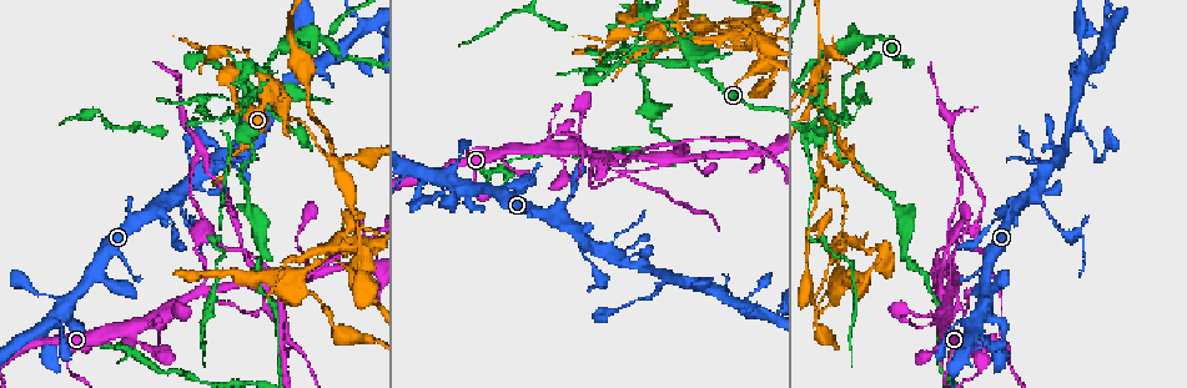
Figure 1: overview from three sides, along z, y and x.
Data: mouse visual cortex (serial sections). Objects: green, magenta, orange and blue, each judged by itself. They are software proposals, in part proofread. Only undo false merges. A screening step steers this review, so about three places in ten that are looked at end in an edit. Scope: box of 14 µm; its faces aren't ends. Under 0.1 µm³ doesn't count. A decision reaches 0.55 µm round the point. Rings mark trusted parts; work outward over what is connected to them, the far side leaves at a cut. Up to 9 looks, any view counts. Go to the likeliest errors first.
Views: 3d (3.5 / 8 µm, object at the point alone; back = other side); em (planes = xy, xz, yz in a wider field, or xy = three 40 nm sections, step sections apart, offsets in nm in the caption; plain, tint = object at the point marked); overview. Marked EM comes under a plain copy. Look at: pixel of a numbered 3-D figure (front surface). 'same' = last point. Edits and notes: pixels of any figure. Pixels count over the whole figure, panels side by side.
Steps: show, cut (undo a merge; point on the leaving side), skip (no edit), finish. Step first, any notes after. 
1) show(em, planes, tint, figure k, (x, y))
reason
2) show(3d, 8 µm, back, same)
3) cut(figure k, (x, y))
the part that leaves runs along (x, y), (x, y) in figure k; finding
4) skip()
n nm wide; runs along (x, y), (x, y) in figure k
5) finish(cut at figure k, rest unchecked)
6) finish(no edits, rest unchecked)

show(3d, 3.5 µm, figure 1, (850, 42))
abrupt turn

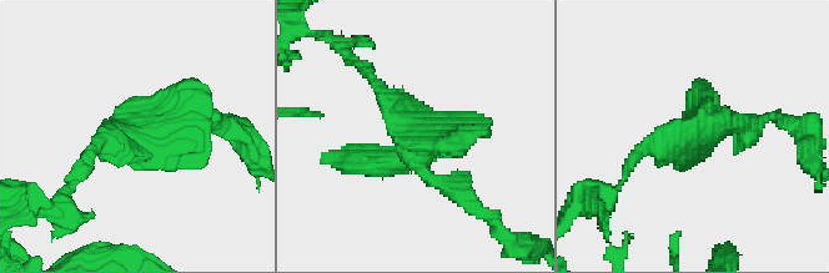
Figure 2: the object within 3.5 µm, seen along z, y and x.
show(em, xy, step 5, tint, figure 2, (142, 132))

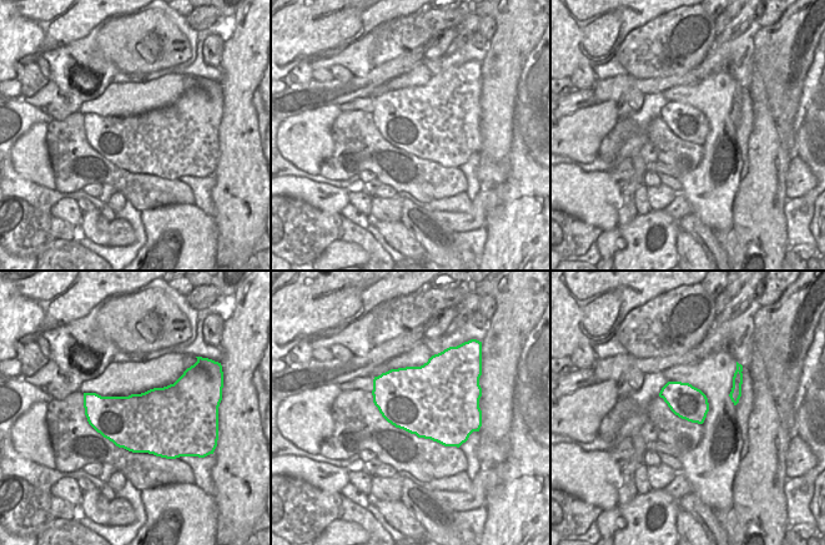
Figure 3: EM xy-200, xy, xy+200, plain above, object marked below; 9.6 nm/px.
skip()
runs along (462, 195), (427, 176), (420, 131), (370, 77) in figure 2; continuous, no second cell

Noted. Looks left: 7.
show(3d, 3.5 µm, figure 1, (652, 17))
two arms in line, one across

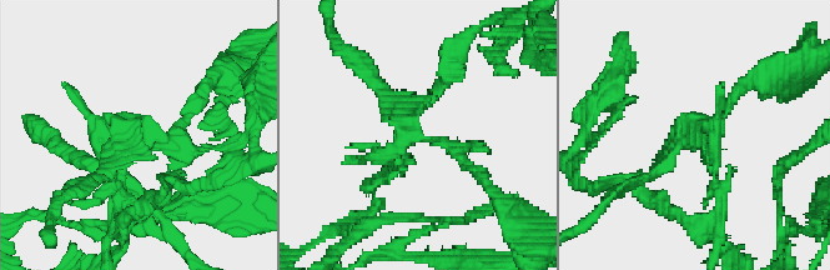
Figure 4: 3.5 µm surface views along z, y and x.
show(em, planes, tint, figure 4, (417, 137))
now the EM

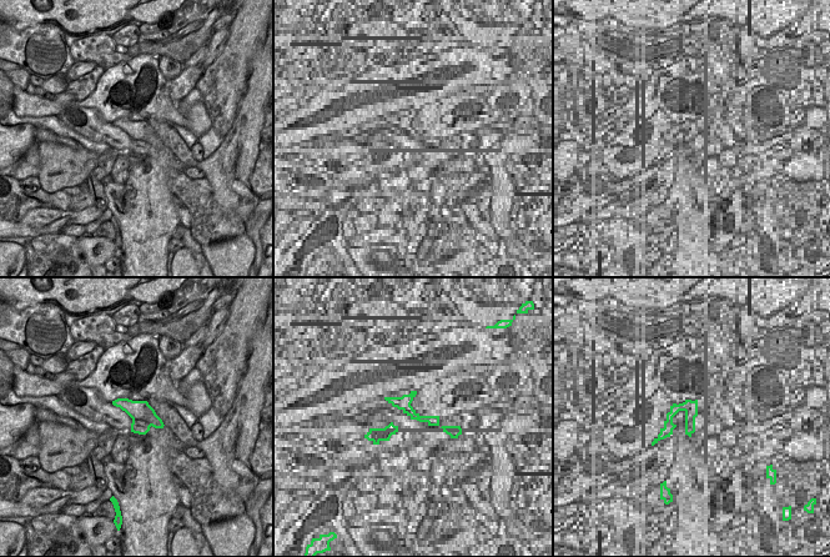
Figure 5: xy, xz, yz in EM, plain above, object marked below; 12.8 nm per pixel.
cut(figure 4, (129, 206))
border along (132, 418), (140, 418), (151, 425) in figure 5; a second cell is stuck on

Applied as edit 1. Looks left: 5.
show(overview)
redraw

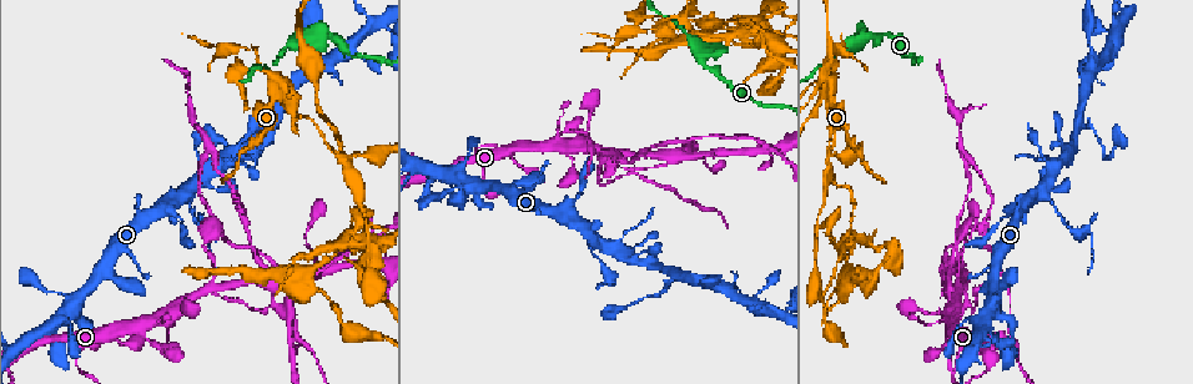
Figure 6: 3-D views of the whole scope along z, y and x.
show(3d, 3.5 µm, figure 6, (1076, 124))
a fork

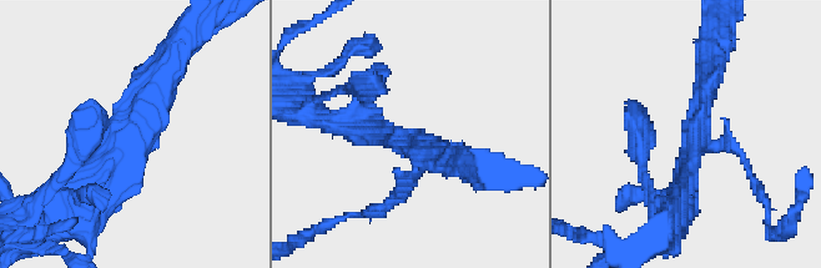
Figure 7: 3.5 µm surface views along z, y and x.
show(em, xy, step 1, tint, figure 7, (694, 132))
3 arms; arms of 100, 300, 300 nm

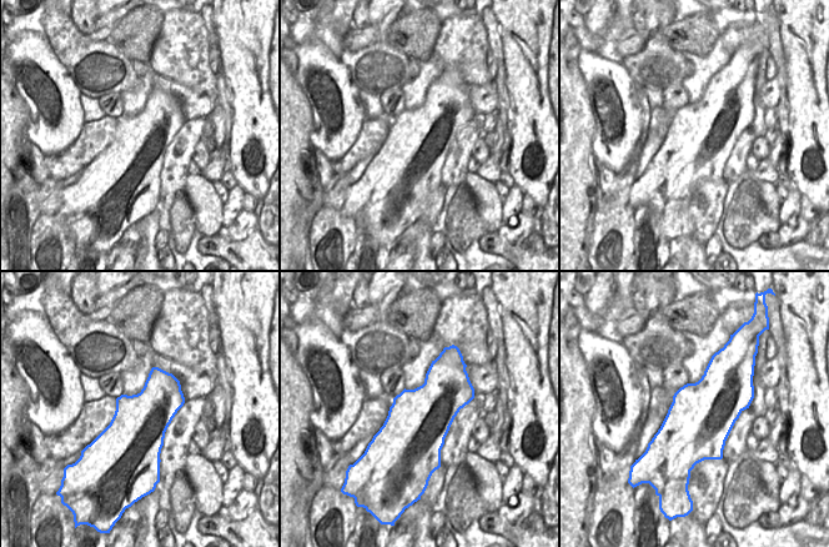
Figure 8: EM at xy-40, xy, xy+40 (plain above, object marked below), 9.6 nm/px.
skip()
runs along (85, 203), (172, 65) in figure 7; one cell here

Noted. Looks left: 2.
show(3d, 3.5 µm, figure 6, (467, 186))

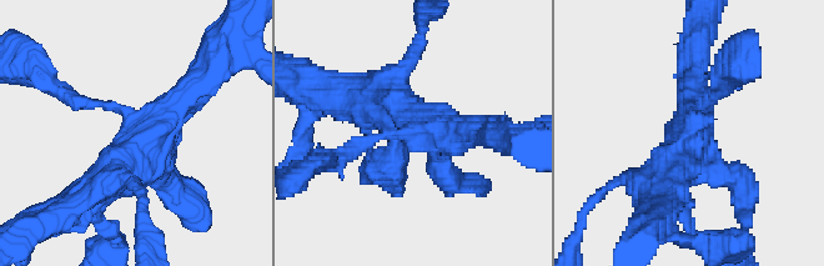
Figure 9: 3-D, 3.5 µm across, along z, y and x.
show(em, xy, step 2, tint, figure 9, (692, 126))

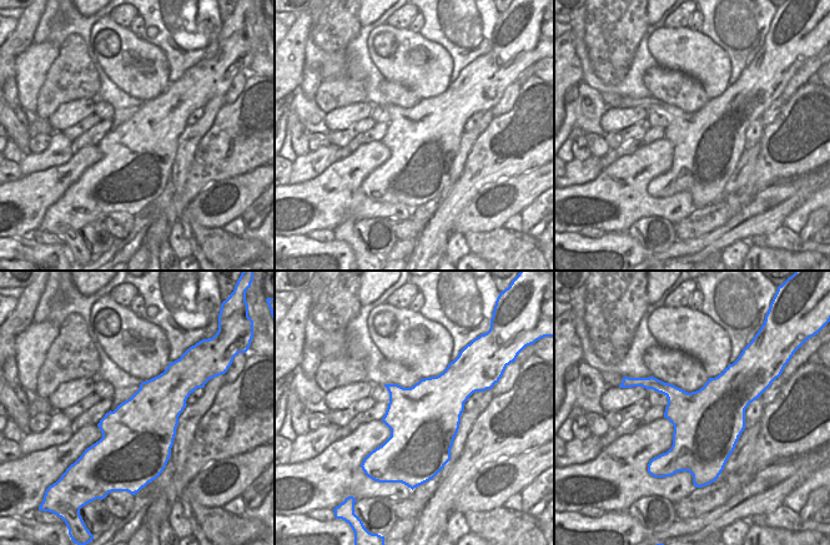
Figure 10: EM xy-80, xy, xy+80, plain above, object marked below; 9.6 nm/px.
skip()
runs along (209, 74), (125, 166), (90, 192) in figure 9; one cell here

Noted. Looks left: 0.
finish(cut at figure 4, rest unchecked)

